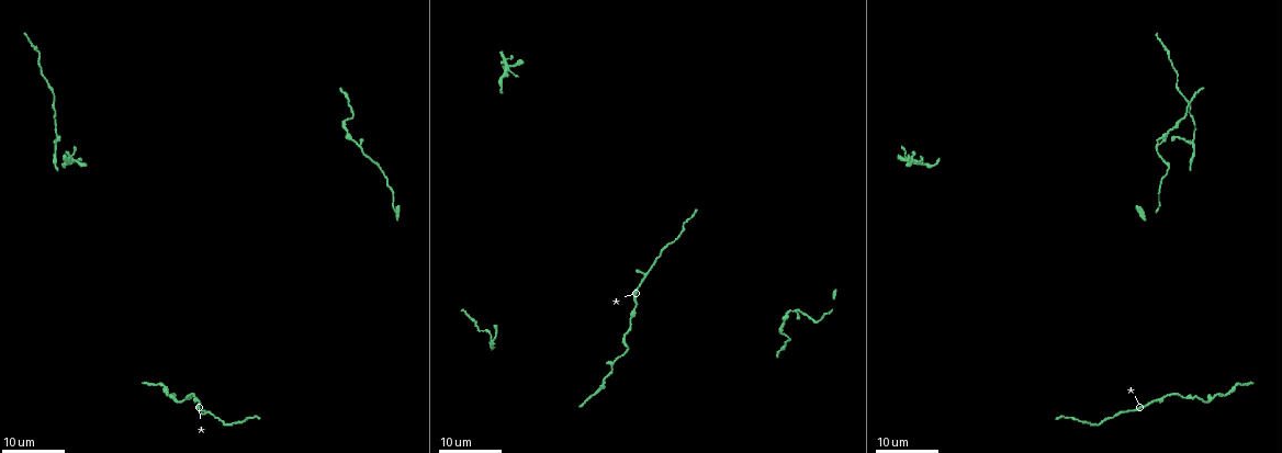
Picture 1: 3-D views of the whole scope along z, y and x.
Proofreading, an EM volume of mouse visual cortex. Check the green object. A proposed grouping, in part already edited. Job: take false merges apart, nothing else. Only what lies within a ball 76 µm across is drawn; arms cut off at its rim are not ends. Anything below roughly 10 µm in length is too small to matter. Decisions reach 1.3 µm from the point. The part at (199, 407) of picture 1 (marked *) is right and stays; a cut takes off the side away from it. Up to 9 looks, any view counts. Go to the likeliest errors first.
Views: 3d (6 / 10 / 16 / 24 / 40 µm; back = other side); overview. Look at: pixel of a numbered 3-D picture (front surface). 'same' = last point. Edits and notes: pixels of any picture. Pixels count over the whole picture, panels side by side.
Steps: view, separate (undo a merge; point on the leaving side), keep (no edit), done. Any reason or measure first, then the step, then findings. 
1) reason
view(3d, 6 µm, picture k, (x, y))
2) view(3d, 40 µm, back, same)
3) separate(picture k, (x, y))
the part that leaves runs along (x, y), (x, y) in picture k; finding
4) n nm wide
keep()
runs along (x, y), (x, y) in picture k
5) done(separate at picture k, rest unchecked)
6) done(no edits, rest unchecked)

arms part here
view(3d, 24 µm, picture 1, (644, 273))

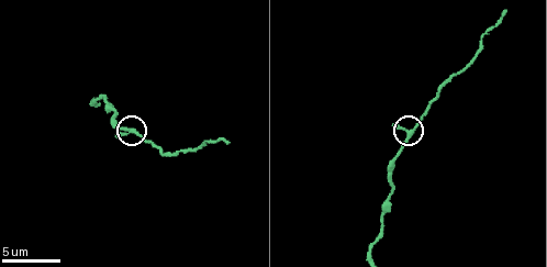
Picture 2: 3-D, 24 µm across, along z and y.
closer look
view(3d, 6 µm, picture 2, (131, 133))

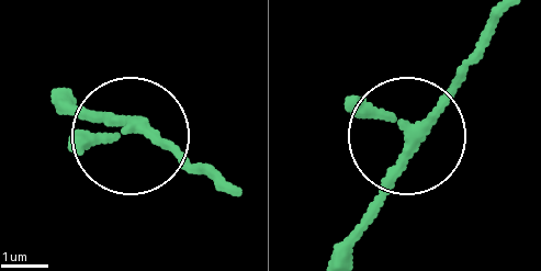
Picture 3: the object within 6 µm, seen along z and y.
3 arms
keep()
all the same cell

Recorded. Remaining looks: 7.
calibre changes
view(3d, 10 µm, picture 2, (383, 213))

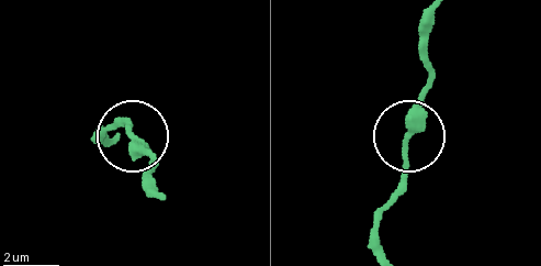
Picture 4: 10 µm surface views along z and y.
keep()
runs along (429, 28), (429, 82), (396, 200) in picture 4; continuous, no second cell

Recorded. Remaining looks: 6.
calibre changes
view(3d, 24 µm, picture 1, (1191, 169))

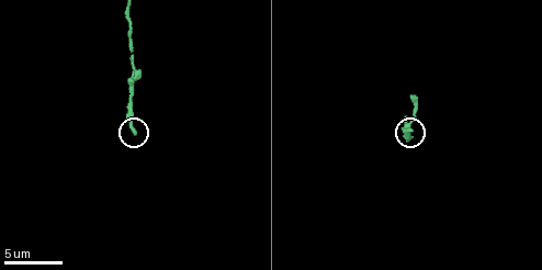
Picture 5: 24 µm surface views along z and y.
view(3d, 10 µm, picture 5, (131, 131))

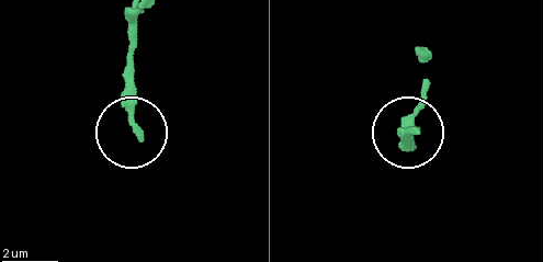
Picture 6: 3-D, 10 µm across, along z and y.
keep()
continuous, no second cell

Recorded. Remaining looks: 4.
thick turns thin
view(3d, 24 µm, picture 1, (354, 140))

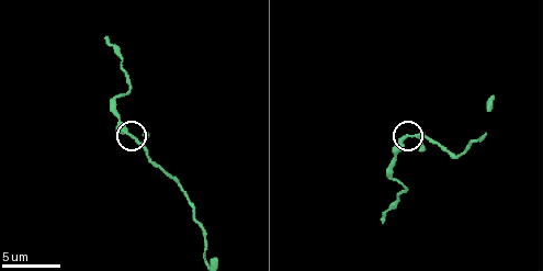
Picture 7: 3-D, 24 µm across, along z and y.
view(3d, 6 µm, picture 7, (134, 138))

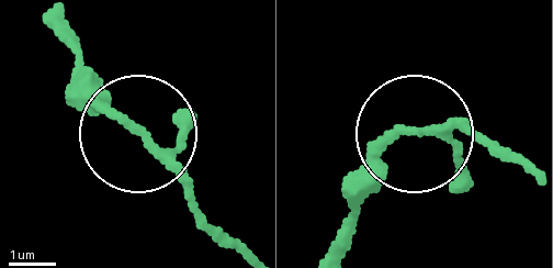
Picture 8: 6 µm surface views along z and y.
keep()
all the same cell

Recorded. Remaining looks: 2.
done(no edits, rest unchecked)

